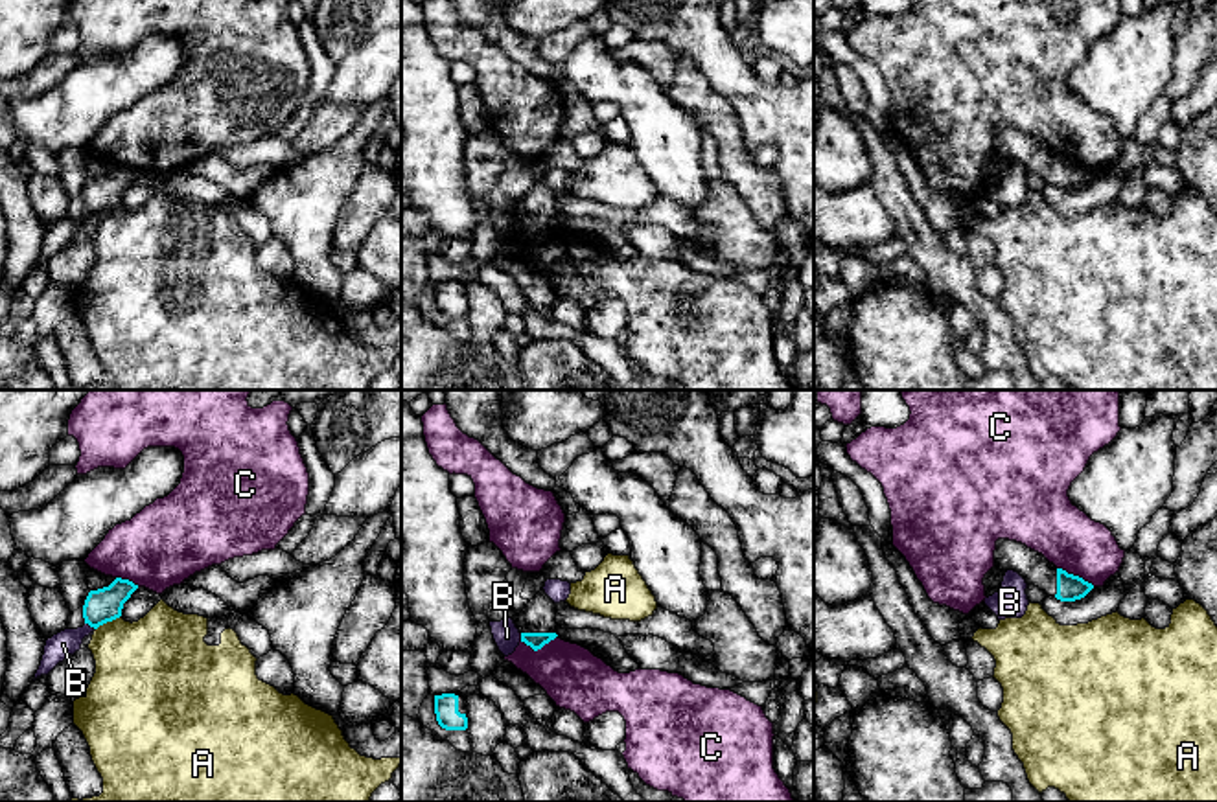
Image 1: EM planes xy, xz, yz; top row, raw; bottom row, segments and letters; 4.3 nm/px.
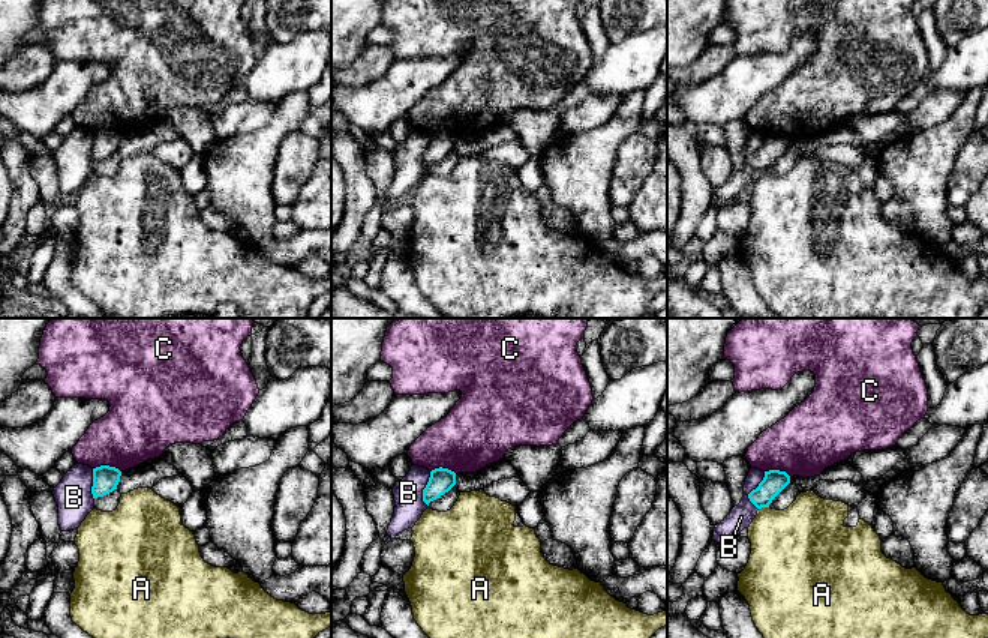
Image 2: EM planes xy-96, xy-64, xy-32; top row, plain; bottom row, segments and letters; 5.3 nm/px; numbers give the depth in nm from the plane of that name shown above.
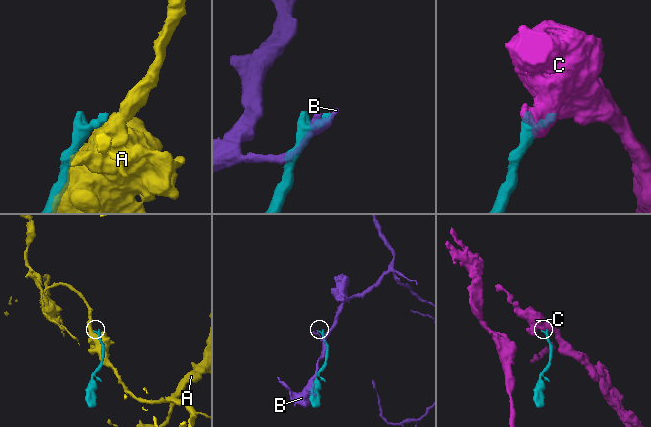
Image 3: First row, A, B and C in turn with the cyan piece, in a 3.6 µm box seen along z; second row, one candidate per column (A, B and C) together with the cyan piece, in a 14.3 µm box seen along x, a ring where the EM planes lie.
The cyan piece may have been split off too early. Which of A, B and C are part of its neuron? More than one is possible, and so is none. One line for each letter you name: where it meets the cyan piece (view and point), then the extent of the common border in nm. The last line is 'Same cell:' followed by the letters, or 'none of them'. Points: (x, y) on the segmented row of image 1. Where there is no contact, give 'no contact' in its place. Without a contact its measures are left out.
Same cell: none of them

